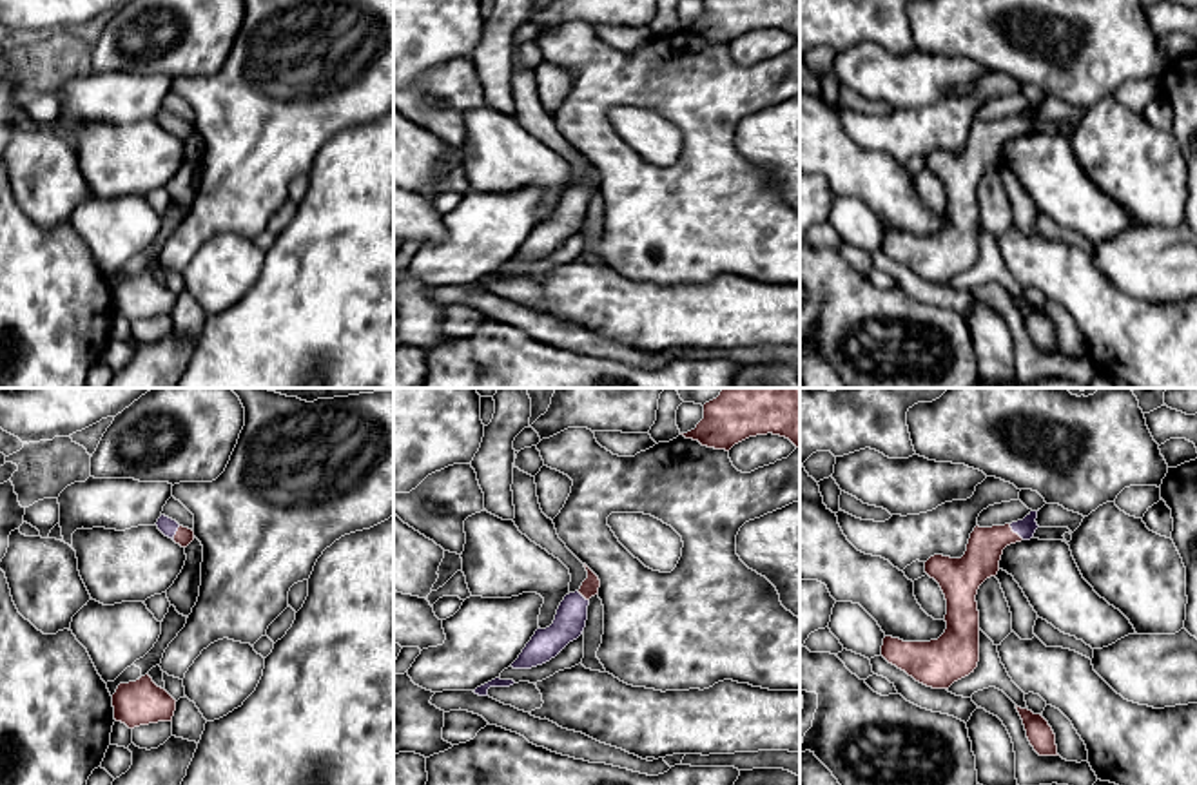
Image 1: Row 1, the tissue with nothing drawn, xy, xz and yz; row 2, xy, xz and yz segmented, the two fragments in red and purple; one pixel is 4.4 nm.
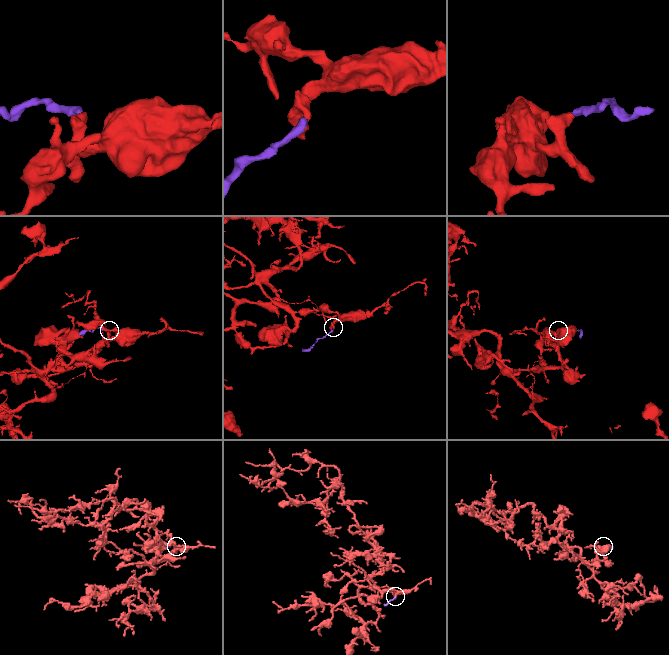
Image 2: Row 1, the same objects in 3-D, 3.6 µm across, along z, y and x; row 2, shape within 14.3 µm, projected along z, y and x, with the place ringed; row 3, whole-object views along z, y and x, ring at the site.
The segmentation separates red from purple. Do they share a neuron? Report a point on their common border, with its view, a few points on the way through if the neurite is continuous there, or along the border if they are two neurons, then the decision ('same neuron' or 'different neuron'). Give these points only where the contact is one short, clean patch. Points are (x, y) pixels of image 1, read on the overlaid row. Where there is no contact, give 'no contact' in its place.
yz (1016, 533) | across yz (985, 546), (1002, 535), (1016, 533), (1025, 528) | same neuron

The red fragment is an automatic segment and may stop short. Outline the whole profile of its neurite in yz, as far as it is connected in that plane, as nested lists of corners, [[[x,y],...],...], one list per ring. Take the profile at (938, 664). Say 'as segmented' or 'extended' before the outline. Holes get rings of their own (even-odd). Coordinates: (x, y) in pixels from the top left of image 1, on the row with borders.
extended; [[[1037,511],[1023,520],[979,528],[970,533],[961,558],[934,555],[925,562],[925,573],[934,578],[947,600],[947,629],[938,640],[903,642],[885,636],[881,656],[905,671],[916,682],[932,689],[949,689],[974,673],[979,662],[979,586],[996,577],[1003,549],[1030,540],[1039,528]]]

